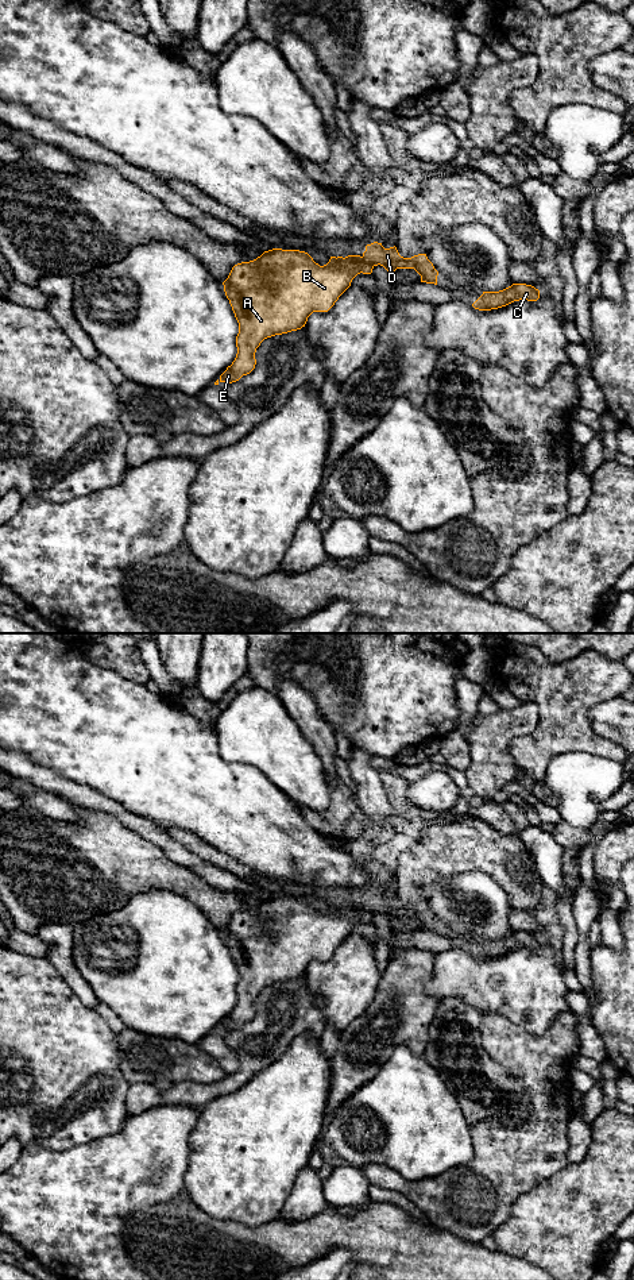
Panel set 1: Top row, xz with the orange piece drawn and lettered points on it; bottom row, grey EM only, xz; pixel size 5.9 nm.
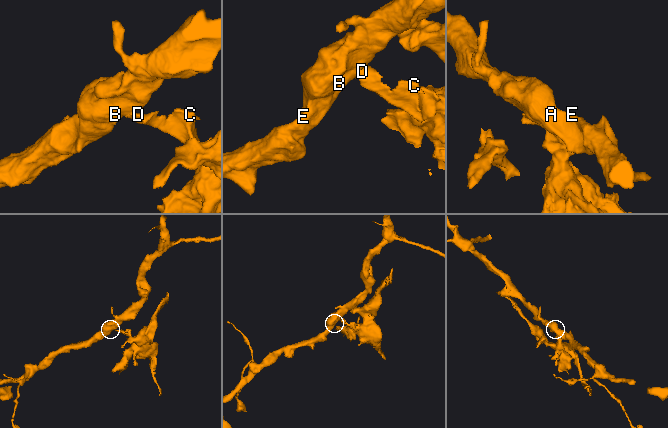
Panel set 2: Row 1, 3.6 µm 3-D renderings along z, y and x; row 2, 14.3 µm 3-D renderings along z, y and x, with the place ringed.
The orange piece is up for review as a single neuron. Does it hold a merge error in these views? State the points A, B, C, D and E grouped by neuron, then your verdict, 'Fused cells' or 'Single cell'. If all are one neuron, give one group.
Groups: A B E / C D. Fused cells

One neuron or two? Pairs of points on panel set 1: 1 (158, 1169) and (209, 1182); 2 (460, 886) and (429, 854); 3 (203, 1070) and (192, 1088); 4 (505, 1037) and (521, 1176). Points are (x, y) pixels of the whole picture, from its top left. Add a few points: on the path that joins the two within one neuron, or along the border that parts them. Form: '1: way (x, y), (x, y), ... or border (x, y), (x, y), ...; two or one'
1: border (189, 1145), (189, 1165), (182, 1192); two
2: border (482, 871), (444, 876), (428, 898); two
3: border (227, 1074), (209, 1083), (173, 1083); two
4: way (540, 1072), (541, 1141); one

